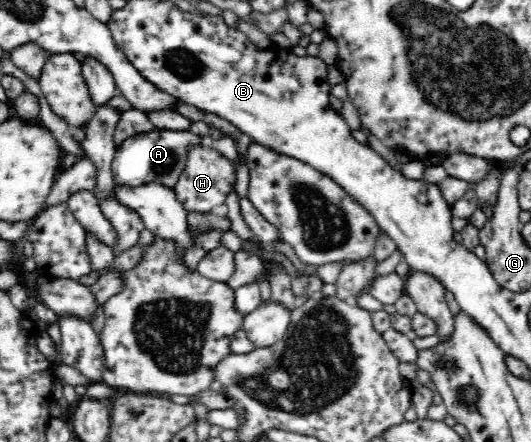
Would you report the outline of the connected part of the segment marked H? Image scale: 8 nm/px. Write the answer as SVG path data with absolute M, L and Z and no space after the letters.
M201 143L201 145L189 147L185 169L179 175L173 191L186 210L207 213L224 208L225 200L233 191L235 184L236 175L233 163L210 145L205 146Z

